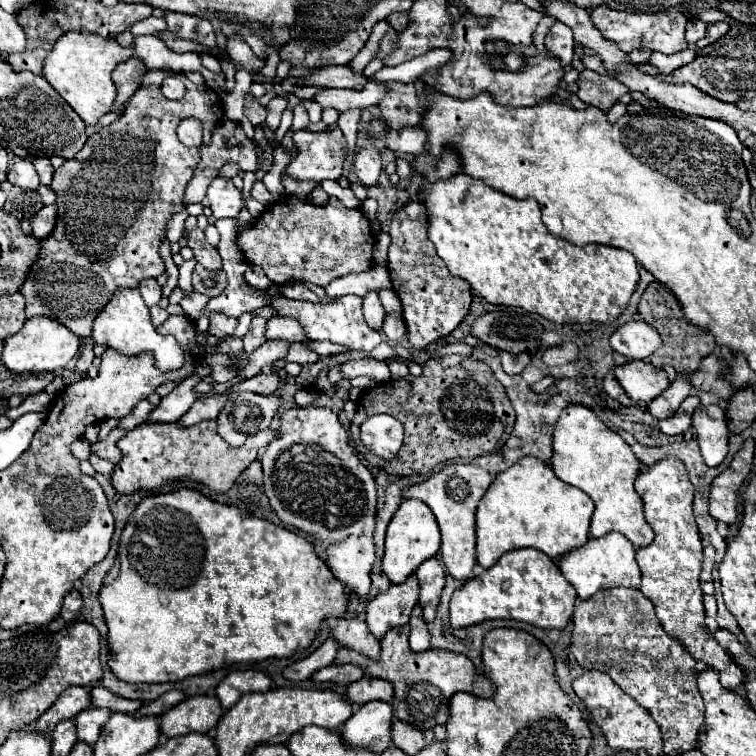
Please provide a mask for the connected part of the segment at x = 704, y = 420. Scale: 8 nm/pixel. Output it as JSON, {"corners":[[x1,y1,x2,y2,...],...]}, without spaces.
{"corners":[[718,404,698,406,692,414,692,428,708,466,718,466,728,454,726,414]]}

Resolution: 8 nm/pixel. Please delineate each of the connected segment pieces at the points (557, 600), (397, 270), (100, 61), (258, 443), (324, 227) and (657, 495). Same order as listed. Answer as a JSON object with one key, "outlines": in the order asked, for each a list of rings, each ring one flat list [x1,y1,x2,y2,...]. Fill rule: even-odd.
{"outlines":[[[518,548,504,554,492,568,466,580,450,600,450,624,466,628,482,620,512,618,540,628,564,628,576,604,574,586,562,576,556,562,536,548]],[[412,200,402,206,394,214,388,232,392,236,388,248,388,272,392,288,400,296,404,308,408,340,414,348,424,348,430,342,448,336,464,320,472,302,470,284,462,278,454,278,438,258,434,244,428,240,428,212,422,200]],[[66,32,62,38,58,38,48,58,44,58,42,76,72,106,72,110,76,110,76,114,86,124,96,124,112,108,116,100,116,86,110,78,114,66,118,66,118,62,130,58,132,54,134,54,132,46,124,48,114,38,102,38,82,32]],[[206,420,194,426,182,426,182,422,144,422,130,430,122,440,118,440,122,460,112,472,112,486,122,494,132,494,144,488,158,488,168,480,188,478,210,486,214,492,226,492,232,488,236,478,256,460,258,450,274,438,278,438,278,432,266,430,250,436,244,446,232,448,218,436,216,420]],[[284,196,280,202,274,202,250,228,238,234,238,248,244,252,246,262,262,268,274,284,286,284,294,280,326,286,334,278,352,272,364,272,372,266,372,246,374,234,370,230,370,220,360,208,346,208,340,200,328,202,326,206,314,206,304,200]],[[674,456,662,458,654,466,644,466,636,476,634,486,644,500,646,520,654,530,652,544,636,550,636,562,642,570,642,582,638,590,648,600,652,600,656,616,668,632,668,636,678,640,692,654,692,658,702,660,706,666,718,670,724,688,736,690,744,680,744,672,714,640,705,624,706,615,702,604,704,594,698,582,702,566,702,542,692,514,694,486,688,480,686,468]]]}

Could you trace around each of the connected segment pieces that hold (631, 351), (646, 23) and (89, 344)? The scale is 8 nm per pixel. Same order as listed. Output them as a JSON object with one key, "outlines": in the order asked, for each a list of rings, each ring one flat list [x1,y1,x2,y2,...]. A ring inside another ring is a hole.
{"outlines":[[[632,320,610,336,610,346,630,360,646,360,660,344,660,334,642,320]],[[598,6,590,12,590,20,606,40,614,42,626,54,638,48,648,48,652,52,662,52,662,54,676,54,688,46,684,38,684,26,688,18,682,14,682,10,678,10,678,6,656,14,630,14,630,12,618,12,618,10]],[[86,338,86,340,82,340,82,348,80,348,80,354,76,360,76,370,88,372,92,360,94,360,94,342,92,342,92,338]]]}

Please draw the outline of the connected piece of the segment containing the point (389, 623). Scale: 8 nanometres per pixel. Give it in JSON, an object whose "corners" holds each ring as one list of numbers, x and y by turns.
{"corners":[[410,574,402,584,392,584,386,592,378,592,366,606,366,624,376,638,390,628,404,626,410,620,414,604,418,604,418,580]]}

